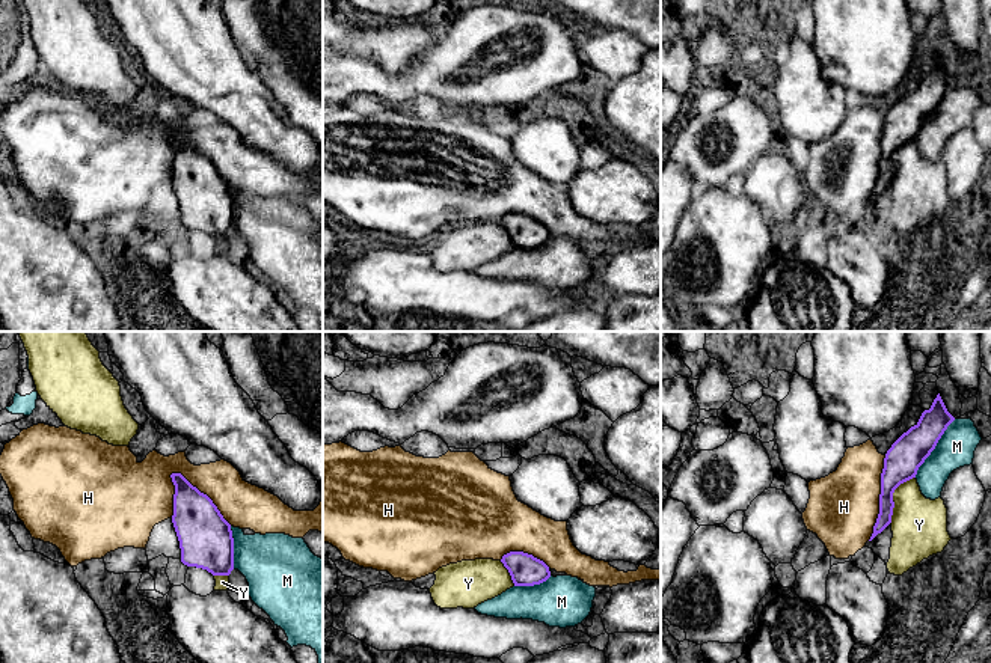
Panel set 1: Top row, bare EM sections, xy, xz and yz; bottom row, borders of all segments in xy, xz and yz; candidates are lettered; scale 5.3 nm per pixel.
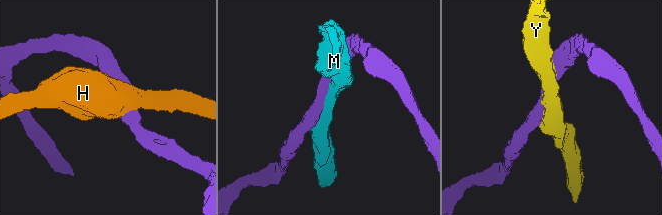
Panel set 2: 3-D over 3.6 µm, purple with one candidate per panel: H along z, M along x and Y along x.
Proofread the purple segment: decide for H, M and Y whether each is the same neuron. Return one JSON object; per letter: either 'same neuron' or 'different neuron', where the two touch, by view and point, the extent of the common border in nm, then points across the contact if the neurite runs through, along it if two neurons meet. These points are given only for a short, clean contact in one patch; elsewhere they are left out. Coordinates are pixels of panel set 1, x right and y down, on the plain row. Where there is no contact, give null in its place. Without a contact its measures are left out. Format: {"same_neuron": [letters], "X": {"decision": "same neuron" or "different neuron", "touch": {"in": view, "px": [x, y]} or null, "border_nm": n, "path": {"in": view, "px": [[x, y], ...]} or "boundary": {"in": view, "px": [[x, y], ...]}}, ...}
{"same_neuron": [], "H": {"decision": "different neuron", "touch": {"in": "xy", "px": [202, 155]}, "border_nm": 420}, "M": {"decision": "different neuron", "touch": {"in": "yz", "px": [934, 110]}, "border_nm": 380}, "Y": {"decision": "different neuron", "touch": {"in": "yz", "px": [892, 160]}, "border_nm": 300}}

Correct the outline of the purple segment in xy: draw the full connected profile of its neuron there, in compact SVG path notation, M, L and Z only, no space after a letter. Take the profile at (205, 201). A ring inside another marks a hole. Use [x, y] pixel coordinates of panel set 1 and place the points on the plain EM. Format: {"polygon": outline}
{"polygon": "M172 136L170 140L175 148L172 185L179 203L181 225L213 238L229 238L234 232L231 187L213 163L181 136Z"}

